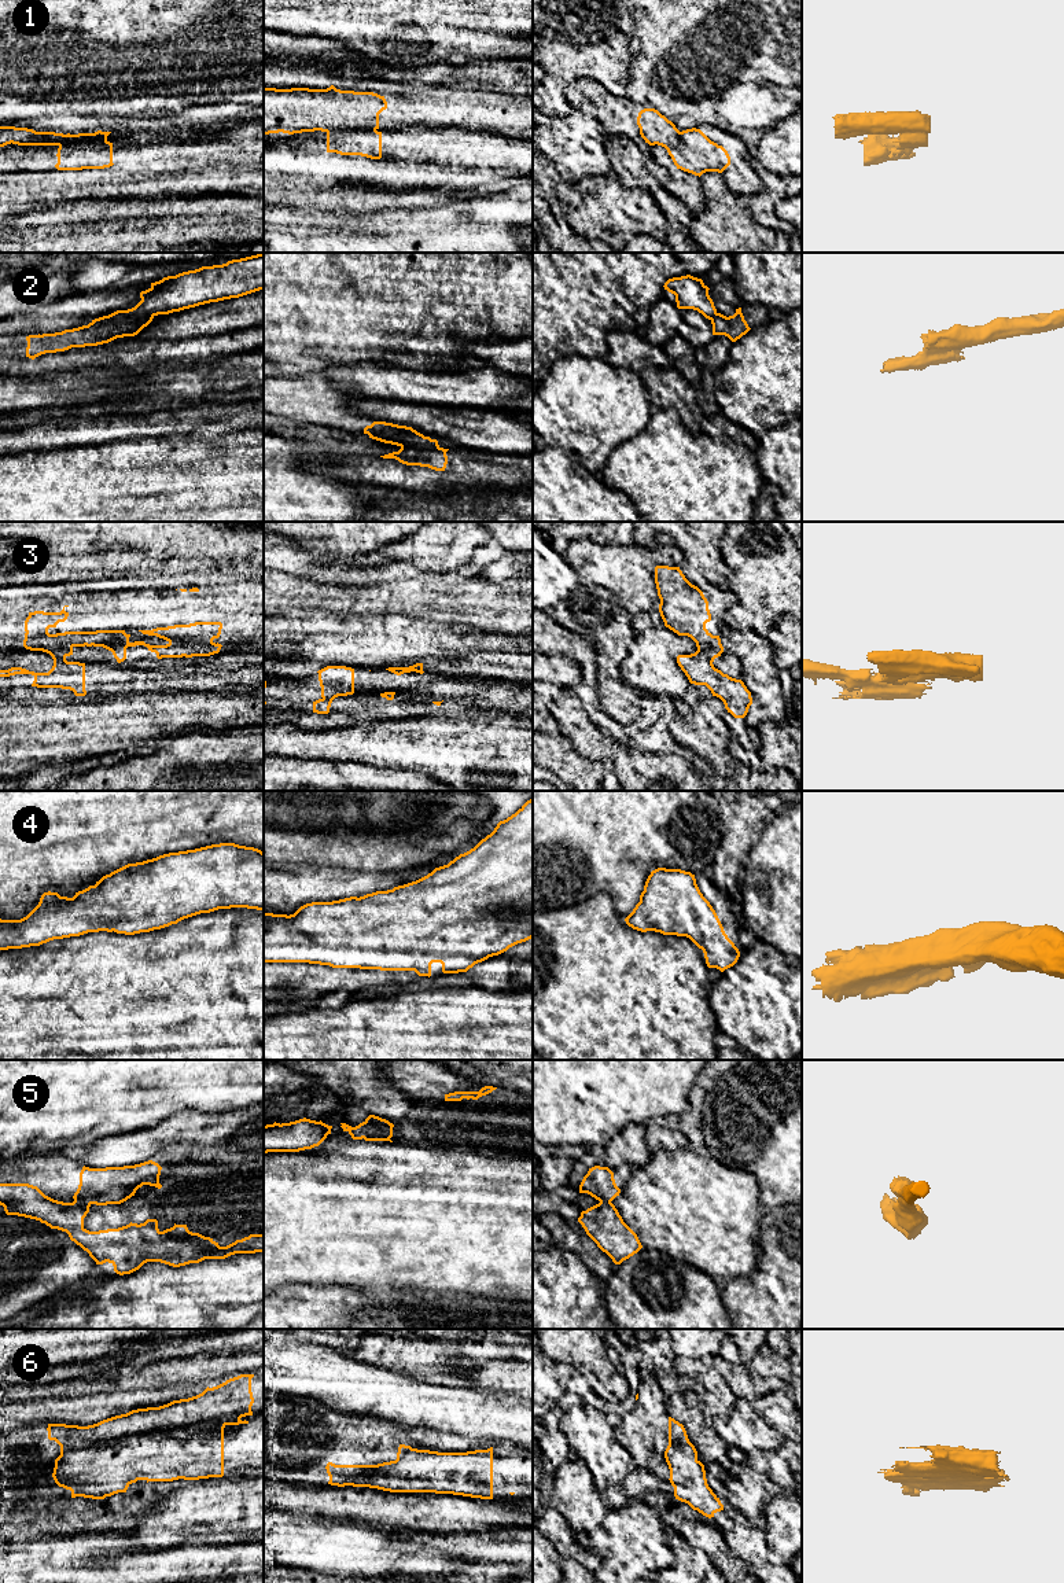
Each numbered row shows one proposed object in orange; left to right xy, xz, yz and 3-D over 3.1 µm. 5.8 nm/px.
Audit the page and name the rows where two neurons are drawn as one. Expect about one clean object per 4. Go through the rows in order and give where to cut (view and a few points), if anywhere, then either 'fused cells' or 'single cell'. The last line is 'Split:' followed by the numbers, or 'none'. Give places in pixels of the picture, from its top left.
1: cut xy (106, 137), (94, 135), (89, 139), (65, 140), (59, 146); fused cells
2: cut xy (153, 315), (105, 316), (99, 319); fused cells
3: cut yz (698, 650), (711, 662); fused cells
4: cut none; single cell
5: cut xy (74, 1200), (83, 1200), (89, 1204); fused cells
6: cut xy (239, 1417), (216, 1417), (126, 1434), (70, 1449), (61, 1456); fused cells
Split: 1, 2, 3, 5, 6

